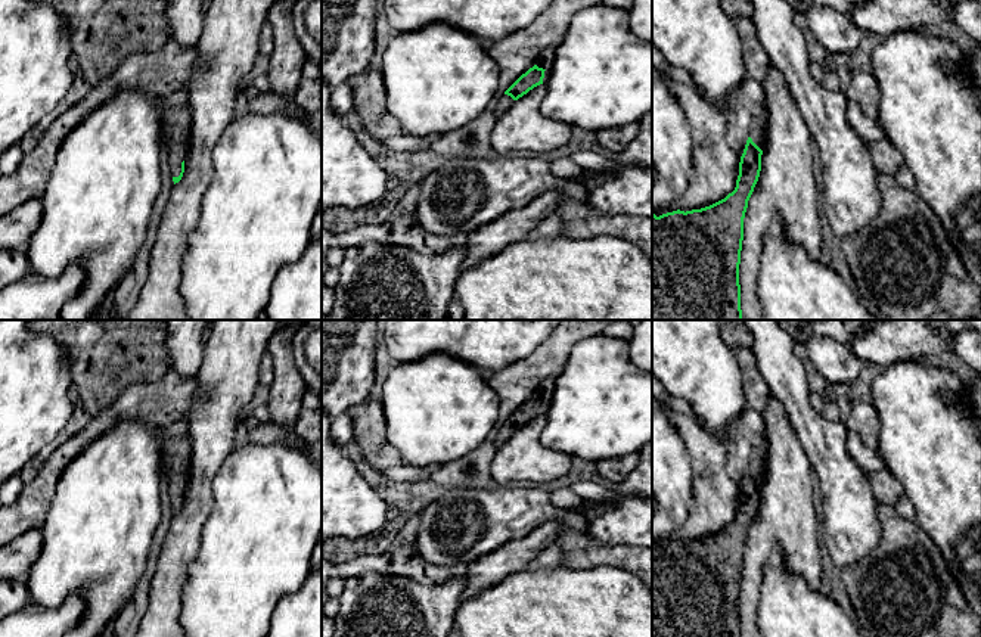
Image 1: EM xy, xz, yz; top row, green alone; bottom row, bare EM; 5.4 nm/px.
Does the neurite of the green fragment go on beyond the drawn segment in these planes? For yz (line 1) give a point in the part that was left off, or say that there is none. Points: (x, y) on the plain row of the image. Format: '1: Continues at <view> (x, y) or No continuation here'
1: Continues at yz (757, 460)

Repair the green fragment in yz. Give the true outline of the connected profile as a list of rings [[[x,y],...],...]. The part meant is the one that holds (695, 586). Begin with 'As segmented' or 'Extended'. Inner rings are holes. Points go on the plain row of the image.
Extended. [[[741,432],[752,450],[735,521],[701,540],[652,544],[652,637],[741,637],[743,549],[766,472],[764,436]]]

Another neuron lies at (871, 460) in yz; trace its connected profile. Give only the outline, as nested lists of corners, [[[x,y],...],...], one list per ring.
[[[848,431],[847,435],[847,450],[853,460],[863,469],[866,473],[873,473],[881,469],[885,469],[887,464],[878,450],[869,447],[859,434]]]

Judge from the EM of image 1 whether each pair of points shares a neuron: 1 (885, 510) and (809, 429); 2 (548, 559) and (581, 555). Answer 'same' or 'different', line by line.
1: different
2: different

